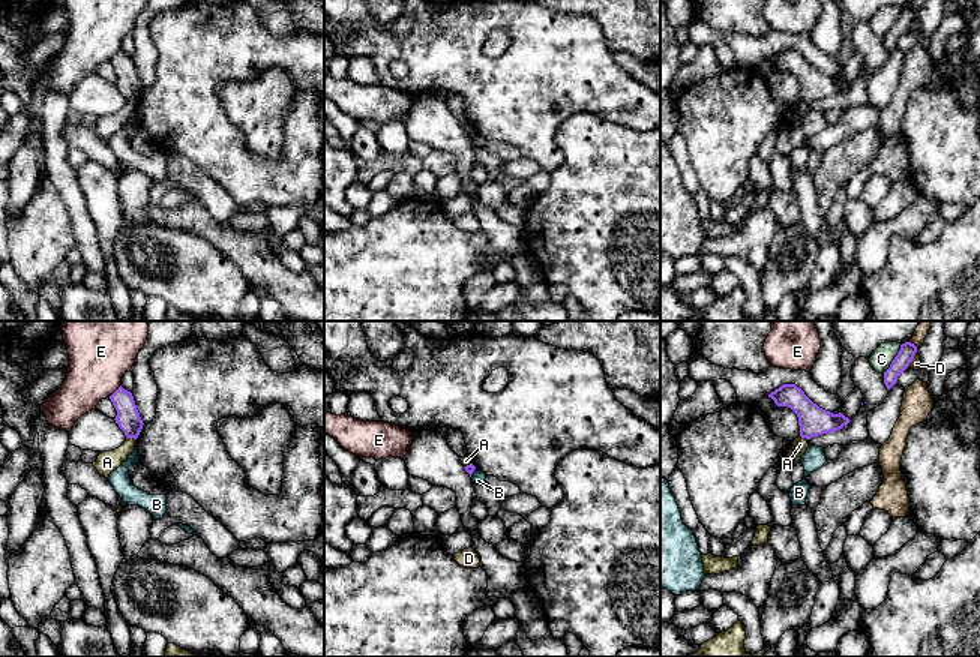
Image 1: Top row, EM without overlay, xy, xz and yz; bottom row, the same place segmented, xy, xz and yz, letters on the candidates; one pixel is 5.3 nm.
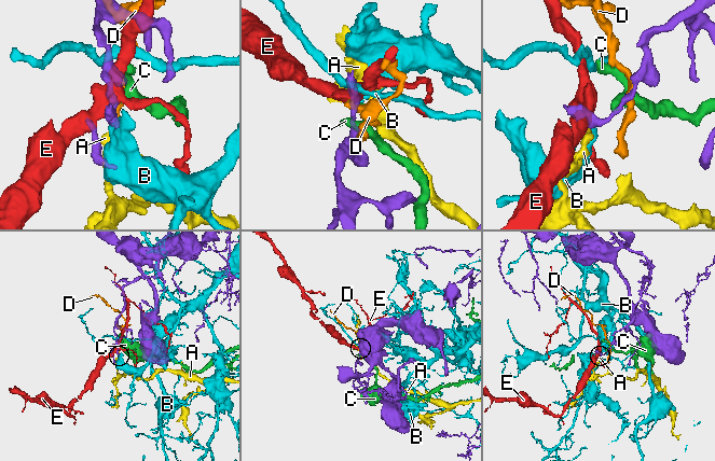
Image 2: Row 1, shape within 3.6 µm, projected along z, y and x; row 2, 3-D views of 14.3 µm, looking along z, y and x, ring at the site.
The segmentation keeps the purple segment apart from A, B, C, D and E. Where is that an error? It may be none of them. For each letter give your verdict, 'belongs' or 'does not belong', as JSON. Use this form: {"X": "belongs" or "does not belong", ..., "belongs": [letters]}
{"A": "does not belong", "B": "does not belong", "C": "does not belong", "D": "does not belong", "E": "does not belong", "belongs": []}

